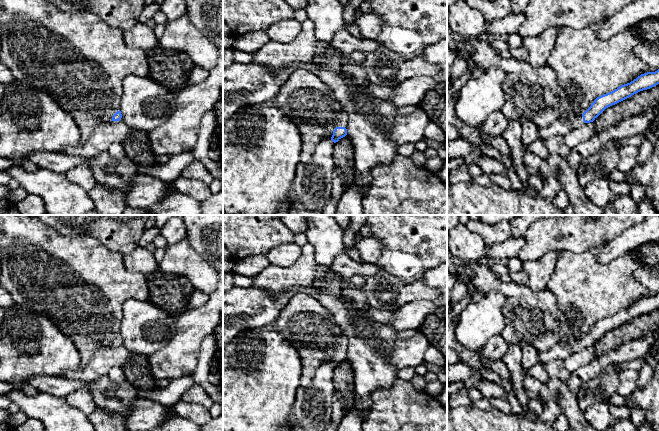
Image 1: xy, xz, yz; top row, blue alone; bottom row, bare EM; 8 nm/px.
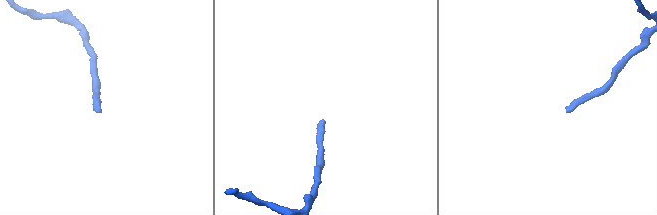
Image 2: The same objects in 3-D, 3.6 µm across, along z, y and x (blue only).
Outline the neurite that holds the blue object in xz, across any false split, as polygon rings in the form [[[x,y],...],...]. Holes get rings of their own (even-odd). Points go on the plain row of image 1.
[[[341,329],[341,341],[337,347],[337,351],[333,355],[333,359],[331,361],[331,364],[336,367],[341,362],[345,361],[347,359],[347,348],[348,348],[348,342],[346,341],[346,335],[345,332]]]

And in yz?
[[[659,293],[655,296],[641,298],[630,307],[619,310],[612,316],[597,321],[591,330],[573,344],[556,344],[549,351],[538,354],[538,363],[544,366],[548,361],[564,360],[584,347],[593,346],[606,332],[615,329],[632,319],[650,313],[659,308]]]

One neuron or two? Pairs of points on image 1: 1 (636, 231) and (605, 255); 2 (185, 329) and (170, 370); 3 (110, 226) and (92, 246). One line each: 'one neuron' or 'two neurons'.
1: one neuron
2: one neuron
3: two neurons

